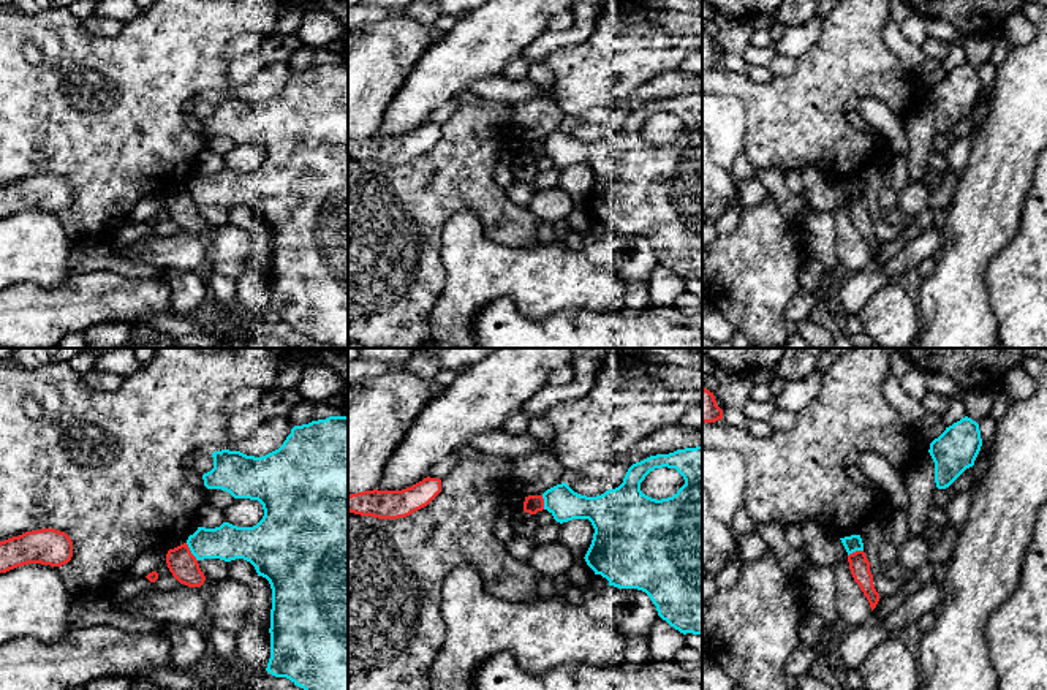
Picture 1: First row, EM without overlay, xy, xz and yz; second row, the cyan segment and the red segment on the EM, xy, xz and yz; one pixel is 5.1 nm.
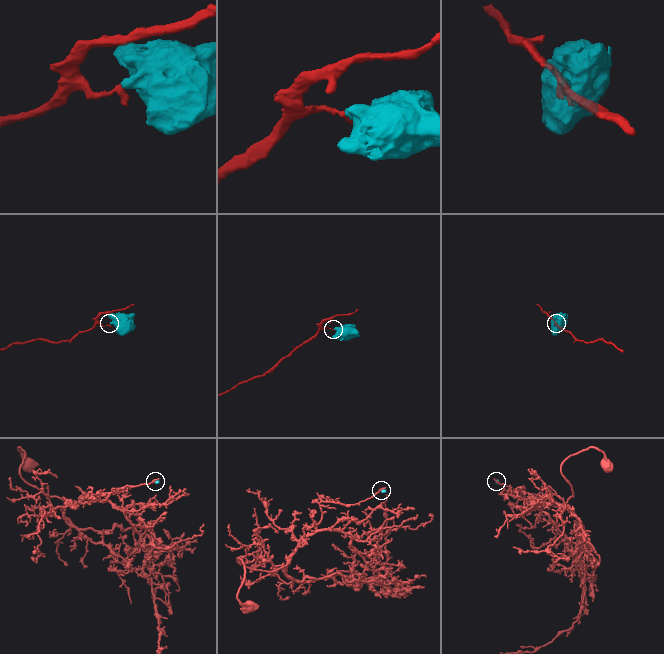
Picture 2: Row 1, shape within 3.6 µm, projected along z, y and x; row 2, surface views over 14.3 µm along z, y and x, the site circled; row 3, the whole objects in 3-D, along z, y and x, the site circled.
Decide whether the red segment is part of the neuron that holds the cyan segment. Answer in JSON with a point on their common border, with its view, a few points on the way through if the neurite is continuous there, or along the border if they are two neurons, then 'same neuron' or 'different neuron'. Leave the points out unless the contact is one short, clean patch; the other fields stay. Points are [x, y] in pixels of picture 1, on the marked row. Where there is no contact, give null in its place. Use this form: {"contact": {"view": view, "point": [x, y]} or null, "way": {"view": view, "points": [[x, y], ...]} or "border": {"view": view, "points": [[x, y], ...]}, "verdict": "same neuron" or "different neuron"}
{"contact": {"view": "xy", "point": [192, 553]}, "border": {"view": "xy", "points": [[185, 543], [196, 561]]}, "verdict": "different neuron"}

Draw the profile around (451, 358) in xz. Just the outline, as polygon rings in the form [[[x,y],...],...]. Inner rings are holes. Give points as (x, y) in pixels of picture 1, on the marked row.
[[[419,348],[438,356],[443,370],[463,369],[484,359],[497,348]]]

